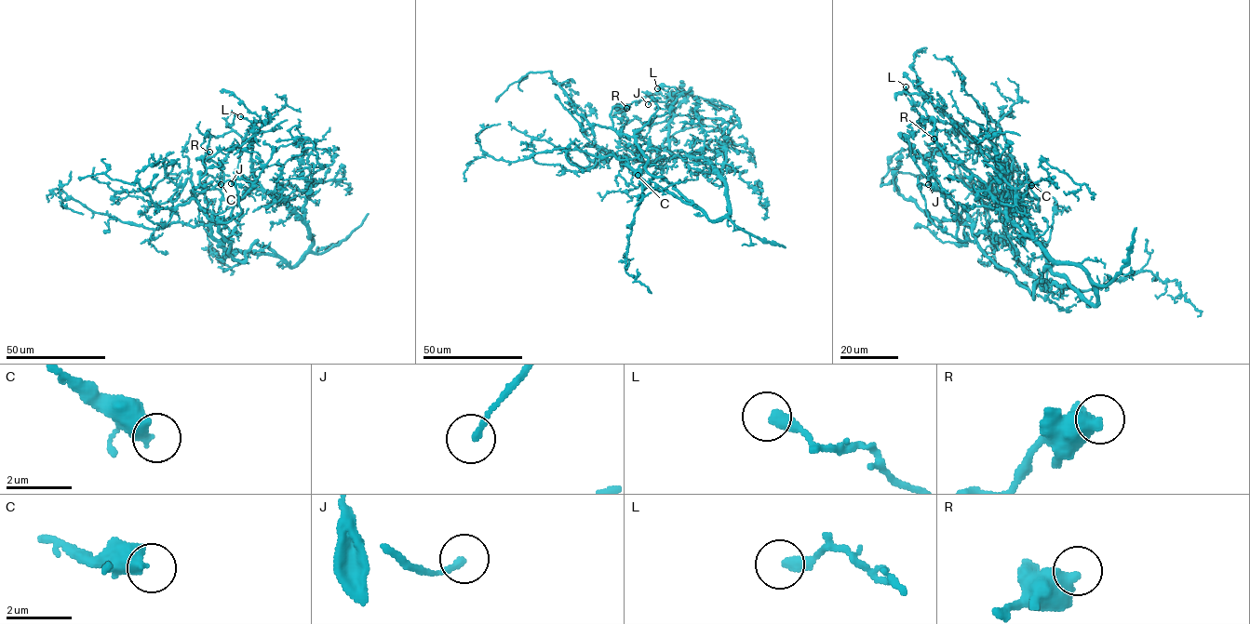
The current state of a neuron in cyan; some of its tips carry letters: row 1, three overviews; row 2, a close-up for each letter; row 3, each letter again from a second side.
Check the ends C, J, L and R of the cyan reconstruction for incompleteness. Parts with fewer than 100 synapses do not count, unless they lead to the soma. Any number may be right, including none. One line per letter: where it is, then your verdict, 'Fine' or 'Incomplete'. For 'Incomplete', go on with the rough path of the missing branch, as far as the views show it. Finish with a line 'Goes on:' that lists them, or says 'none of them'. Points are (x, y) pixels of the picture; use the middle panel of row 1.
C: Place: (638, 175). Fine
J: Place: (648, 104). Fine
L: Place: (657, 88). Fine
R: Place: (626, 108). Fine
Goes on: none of them

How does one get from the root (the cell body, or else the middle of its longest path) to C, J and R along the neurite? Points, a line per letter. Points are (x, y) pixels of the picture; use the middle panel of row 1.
C: (690, 201), (692, 204), (682, 202), (665, 191), (652, 189), (624, 157), (622, 165), (638, 175)
J: (690, 201), (664, 178), (651, 176), (645, 168), (648, 158), (635, 134), (658, 109), (652, 98), (648, 104)
R: (690, 201), (664, 178), (651, 176), (637, 140), (615, 130), (611, 109), (619, 103), (620, 110), (626, 108)

